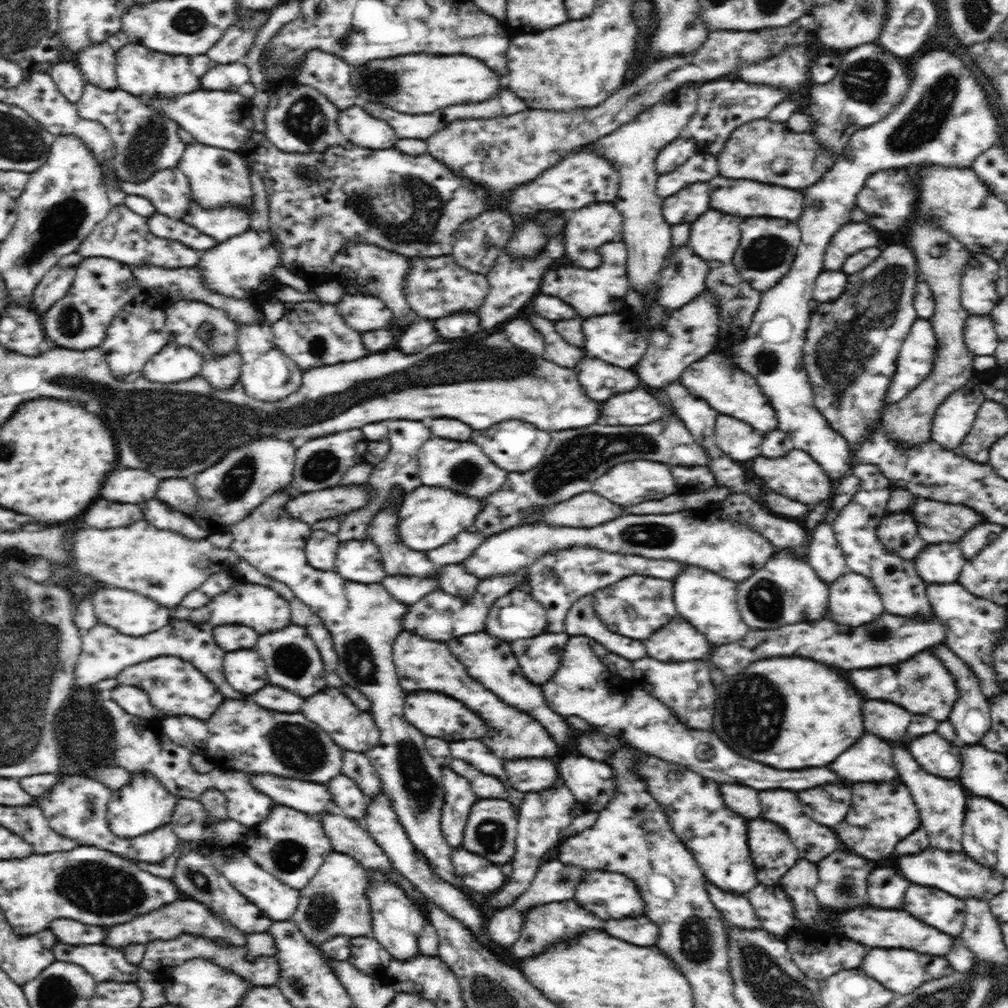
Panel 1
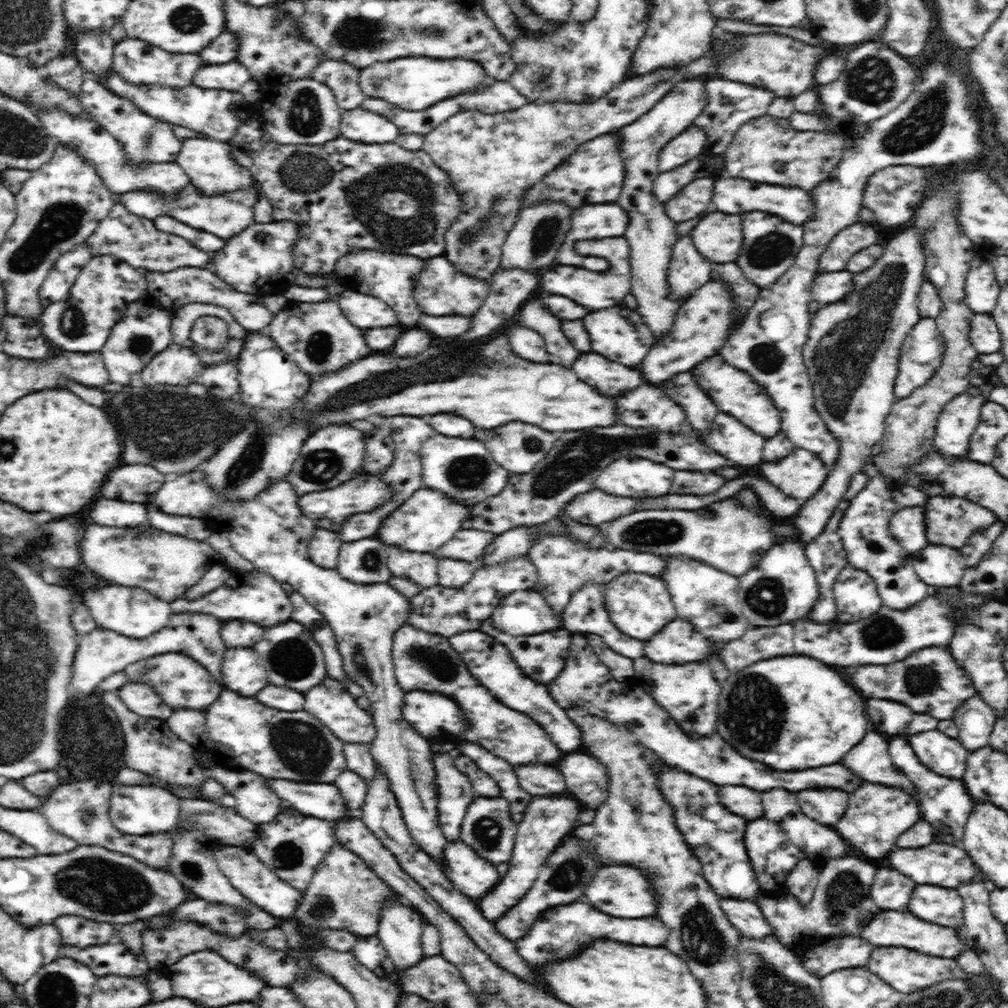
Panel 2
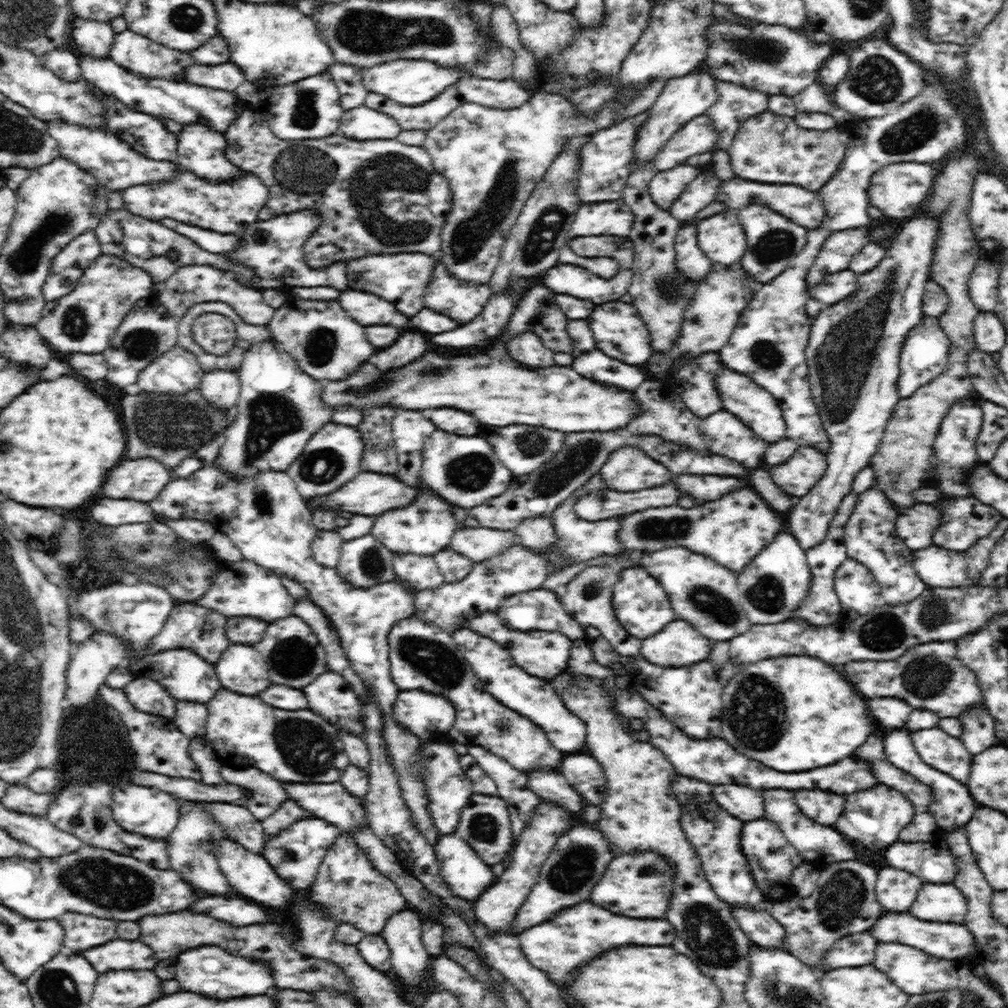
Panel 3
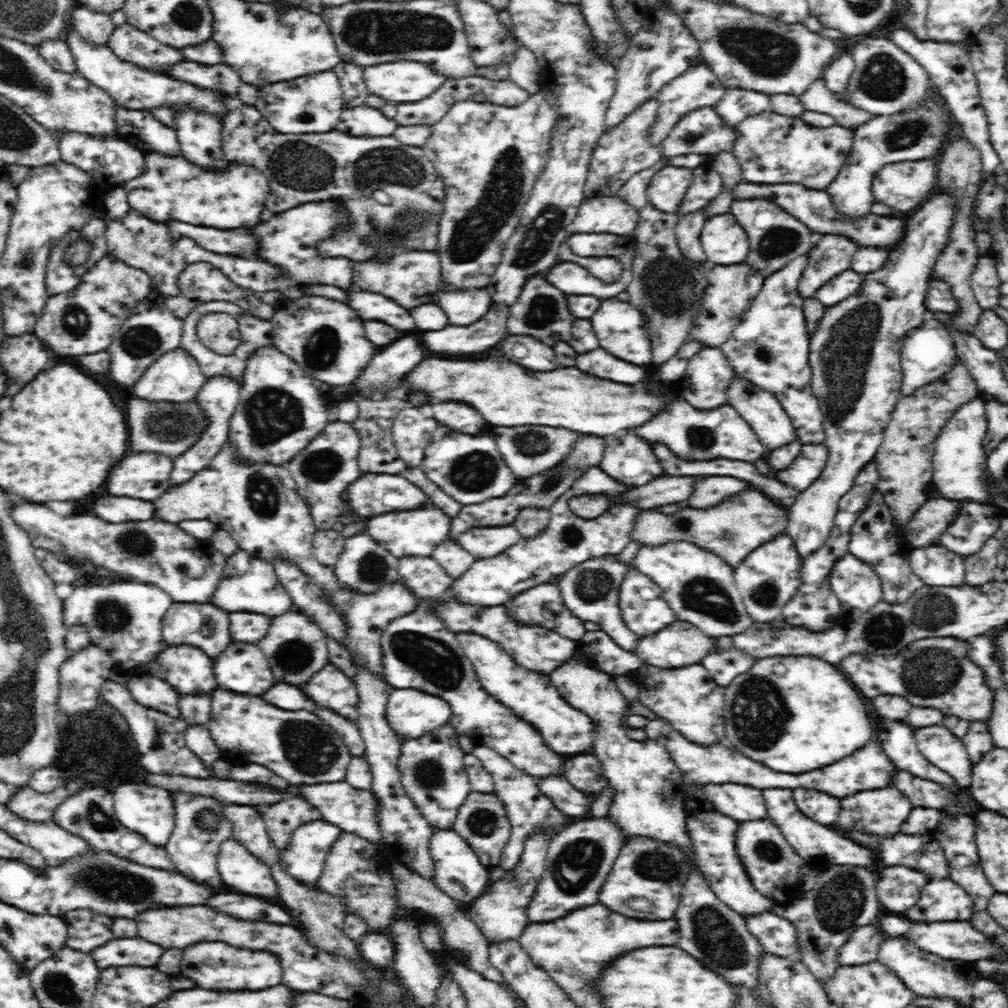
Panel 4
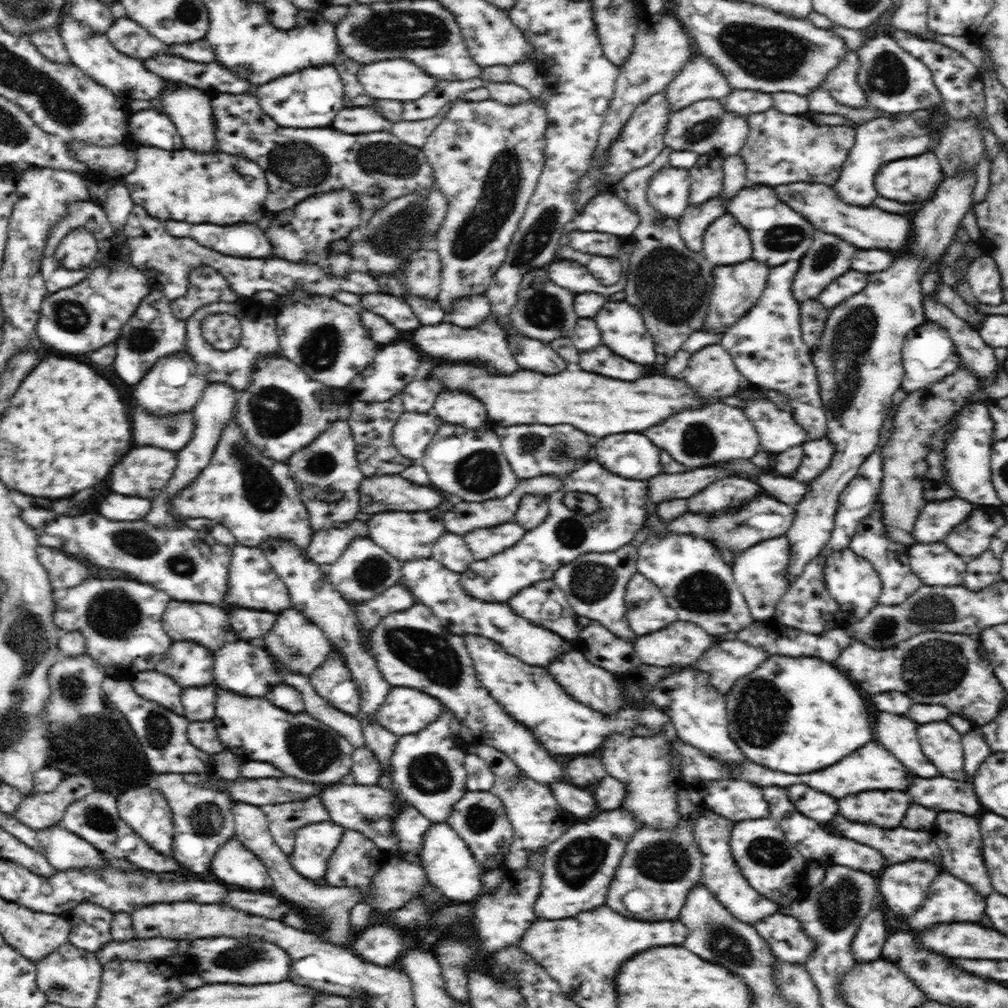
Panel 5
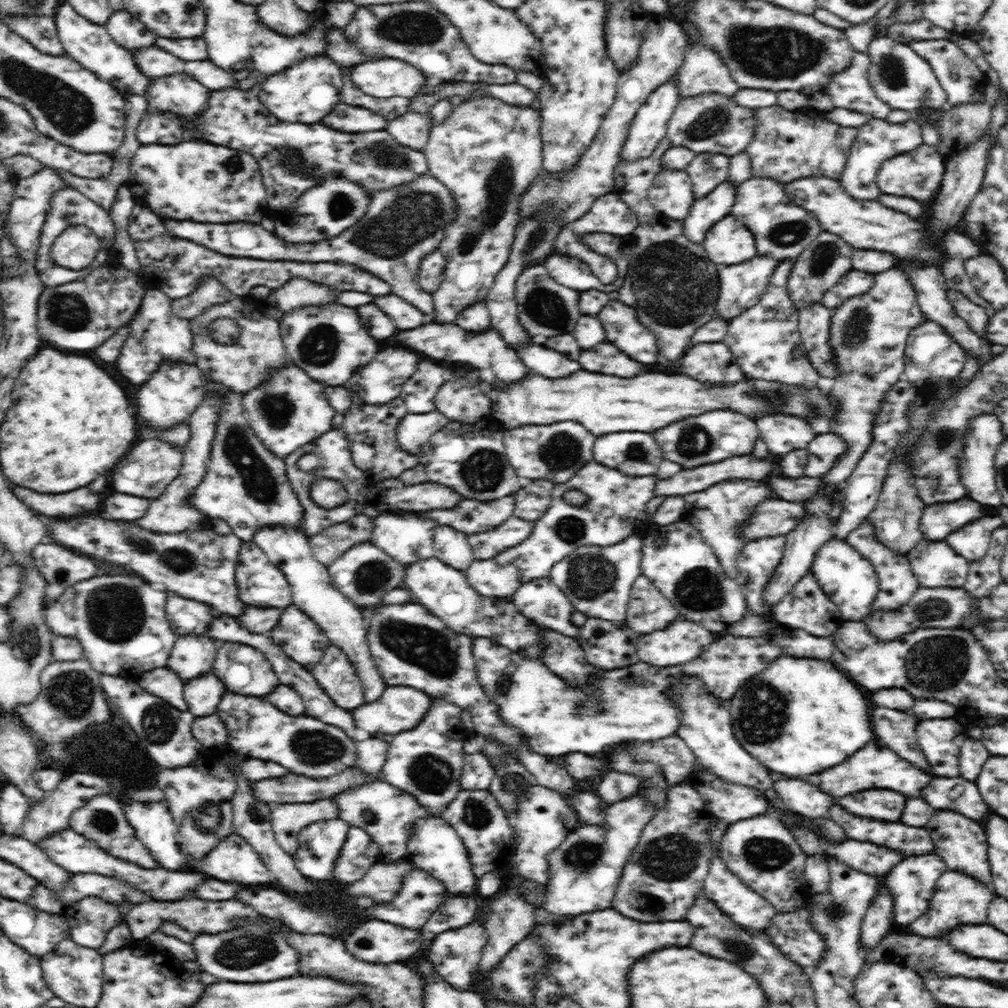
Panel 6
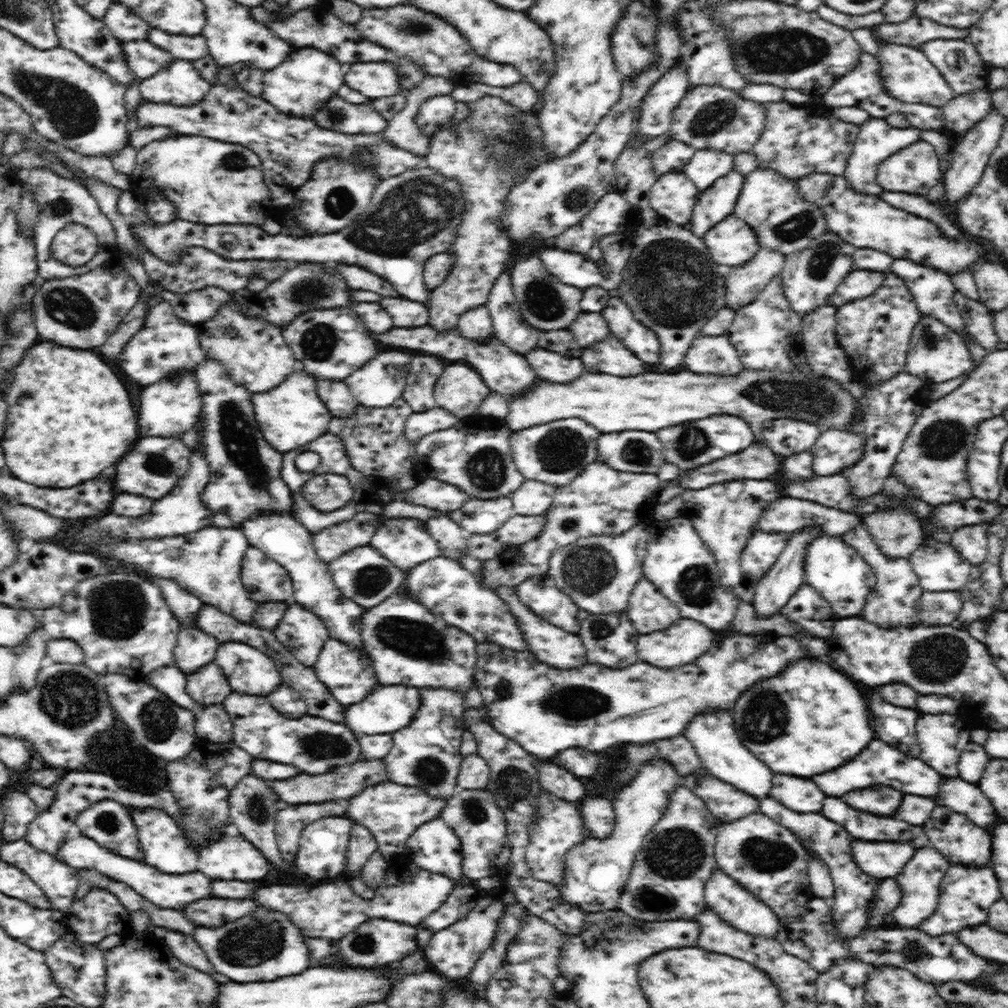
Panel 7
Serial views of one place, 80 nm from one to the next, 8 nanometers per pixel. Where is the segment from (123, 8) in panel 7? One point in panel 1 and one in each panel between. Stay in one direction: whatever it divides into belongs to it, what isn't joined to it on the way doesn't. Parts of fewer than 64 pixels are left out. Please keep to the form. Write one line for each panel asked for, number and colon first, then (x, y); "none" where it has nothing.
1: (141, 71)
2: (137, 61)
3: (145, 57)
4: (130, 43)
5: (127, 35)
6: (127, 30)

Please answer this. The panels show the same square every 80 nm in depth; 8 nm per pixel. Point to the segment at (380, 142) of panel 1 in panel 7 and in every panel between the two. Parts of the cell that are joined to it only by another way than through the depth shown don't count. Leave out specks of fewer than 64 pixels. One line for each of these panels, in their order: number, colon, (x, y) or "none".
2: (359, 125)
3: (358, 123)
4: (363, 120)
5: (355, 120)
6: (352, 119)
7: (337, 115)

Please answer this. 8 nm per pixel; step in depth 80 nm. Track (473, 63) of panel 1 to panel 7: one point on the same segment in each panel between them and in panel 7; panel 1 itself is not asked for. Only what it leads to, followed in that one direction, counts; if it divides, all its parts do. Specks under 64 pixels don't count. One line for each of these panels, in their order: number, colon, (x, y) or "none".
2: (412, 83)
3: (408, 82)
4: (403, 81)
5: (386, 79)
6: (383, 78)
7: (374, 79)

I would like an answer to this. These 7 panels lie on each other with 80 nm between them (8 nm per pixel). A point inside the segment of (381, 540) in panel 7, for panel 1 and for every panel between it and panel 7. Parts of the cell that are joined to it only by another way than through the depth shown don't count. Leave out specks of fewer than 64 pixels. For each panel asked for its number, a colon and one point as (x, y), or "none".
1: (428, 518)
2: (423, 523)
3: (424, 527)
4: (417, 532)
5: (407, 536)
6: (408, 539)

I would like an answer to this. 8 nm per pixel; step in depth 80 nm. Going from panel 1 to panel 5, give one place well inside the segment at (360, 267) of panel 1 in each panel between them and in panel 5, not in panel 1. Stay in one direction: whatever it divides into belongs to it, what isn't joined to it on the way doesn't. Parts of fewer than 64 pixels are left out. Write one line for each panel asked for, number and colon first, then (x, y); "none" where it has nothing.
2: (389, 276)
3: (401, 279)
4: (409, 278)
5: (422, 276)

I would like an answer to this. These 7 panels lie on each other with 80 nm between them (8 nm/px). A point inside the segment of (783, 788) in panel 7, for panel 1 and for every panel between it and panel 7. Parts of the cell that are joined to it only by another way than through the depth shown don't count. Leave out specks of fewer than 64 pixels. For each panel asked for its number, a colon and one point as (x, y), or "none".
1: (828, 805)
2: (824, 806)
3: (824, 807)
4: (816, 805)
5: (816, 805)
6: (803, 798)

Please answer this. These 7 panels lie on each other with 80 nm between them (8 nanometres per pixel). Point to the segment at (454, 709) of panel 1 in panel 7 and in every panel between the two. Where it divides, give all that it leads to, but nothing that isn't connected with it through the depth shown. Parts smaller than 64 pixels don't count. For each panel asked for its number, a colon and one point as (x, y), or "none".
2: (431, 715)
3: (426, 715)
4: (410, 712)
5: (405, 710)
6: (399, 708)
7: (391, 708)

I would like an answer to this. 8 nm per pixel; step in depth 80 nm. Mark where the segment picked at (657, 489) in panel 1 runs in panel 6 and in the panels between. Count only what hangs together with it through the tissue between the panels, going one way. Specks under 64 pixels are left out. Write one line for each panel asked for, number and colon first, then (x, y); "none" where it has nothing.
2: (632, 477)
3: (628, 469)
4: (630, 460)
5: (630, 455)
6: (633, 453)

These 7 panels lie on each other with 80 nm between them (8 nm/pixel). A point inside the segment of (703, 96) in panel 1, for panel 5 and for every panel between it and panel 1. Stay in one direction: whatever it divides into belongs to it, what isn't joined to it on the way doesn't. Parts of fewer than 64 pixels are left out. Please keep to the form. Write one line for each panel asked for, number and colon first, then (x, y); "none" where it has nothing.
2: (729, 105)
3: (735, 104)
4: (737, 104)
5: (745, 102)

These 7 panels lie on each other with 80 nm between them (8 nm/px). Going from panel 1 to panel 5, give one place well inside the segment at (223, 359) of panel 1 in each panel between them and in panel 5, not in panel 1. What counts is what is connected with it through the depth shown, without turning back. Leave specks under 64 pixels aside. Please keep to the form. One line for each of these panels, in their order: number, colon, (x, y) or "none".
2: (221, 379)
3: (222, 388)
4: (218, 398)
5: (216, 407)

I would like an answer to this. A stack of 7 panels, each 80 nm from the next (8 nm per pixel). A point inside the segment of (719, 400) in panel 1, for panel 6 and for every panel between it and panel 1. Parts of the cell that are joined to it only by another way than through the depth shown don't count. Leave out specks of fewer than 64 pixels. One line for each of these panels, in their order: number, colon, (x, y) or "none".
2: (734, 392)
3: (755, 406)
4: (773, 426)
5: (778, 430)
6: (783, 434)

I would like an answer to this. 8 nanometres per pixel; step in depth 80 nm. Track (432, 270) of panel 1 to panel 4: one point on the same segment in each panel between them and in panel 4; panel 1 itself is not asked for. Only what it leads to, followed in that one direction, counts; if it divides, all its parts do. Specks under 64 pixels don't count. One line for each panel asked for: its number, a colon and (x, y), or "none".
2: (444, 291)
3: (462, 301)
4: (464, 308)

